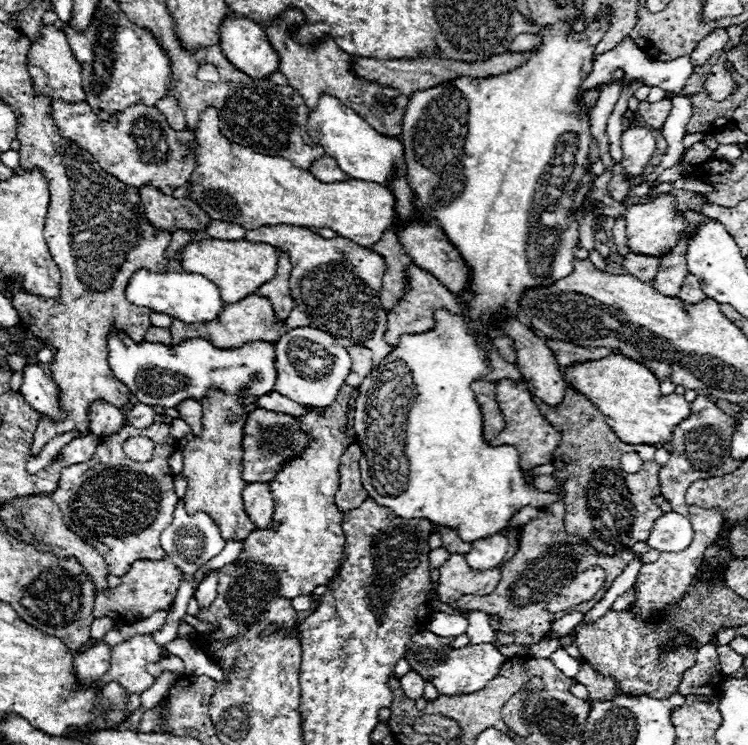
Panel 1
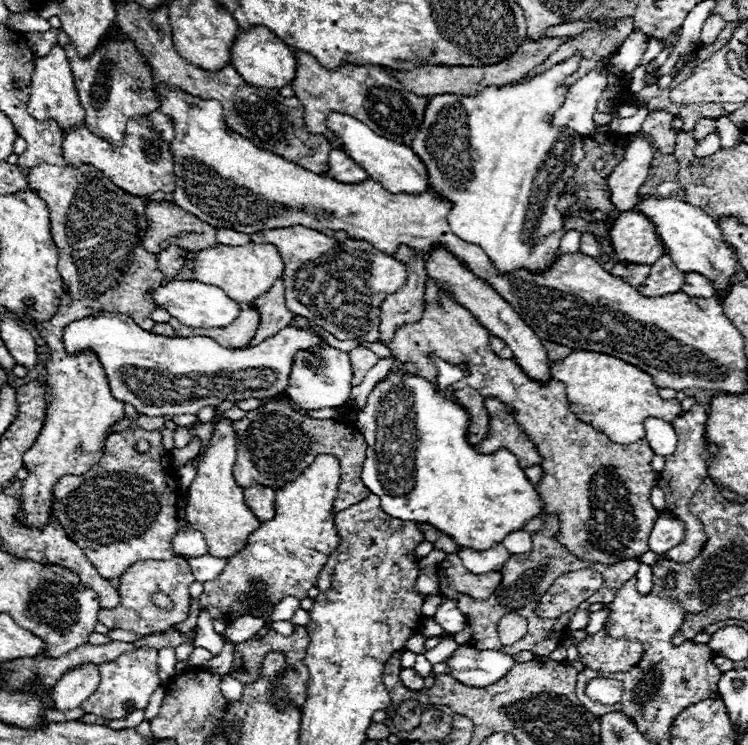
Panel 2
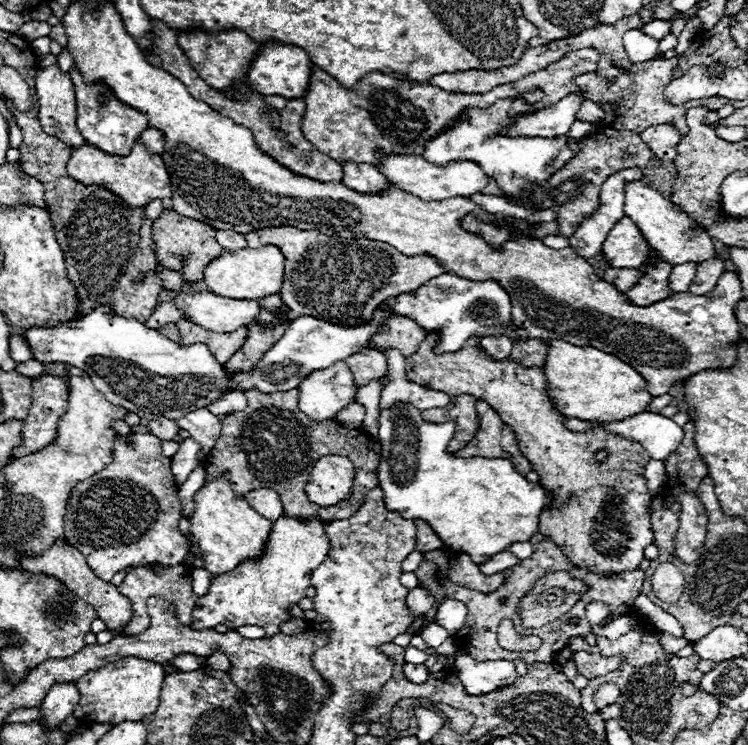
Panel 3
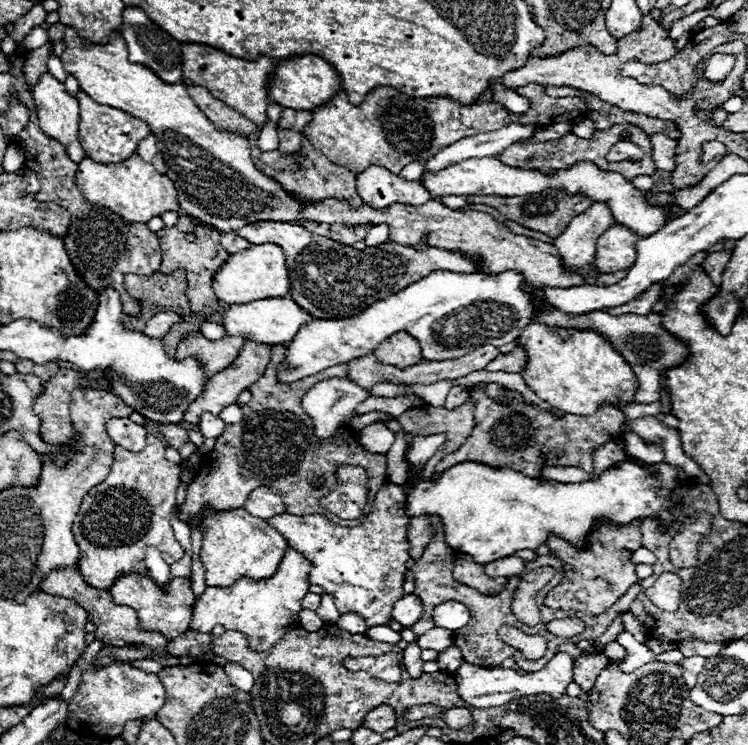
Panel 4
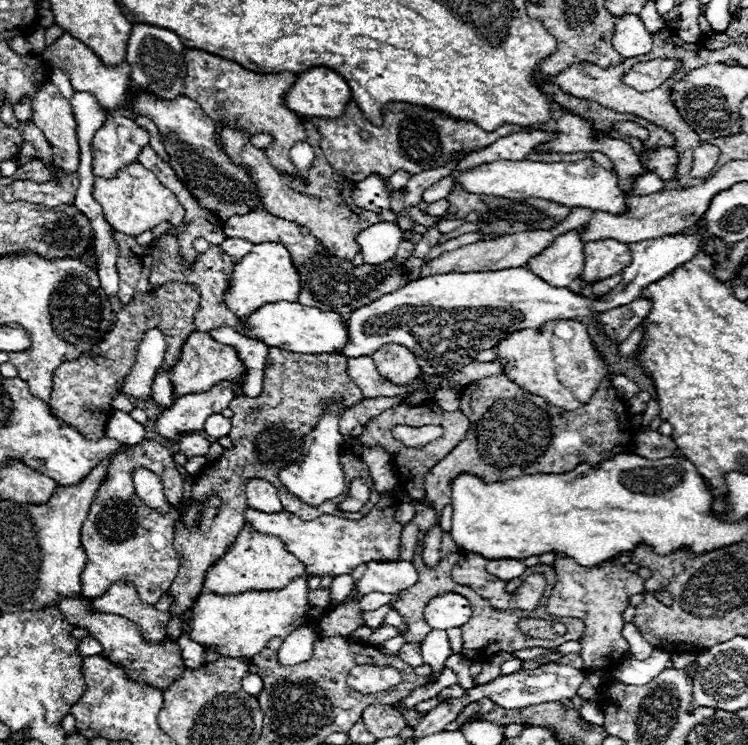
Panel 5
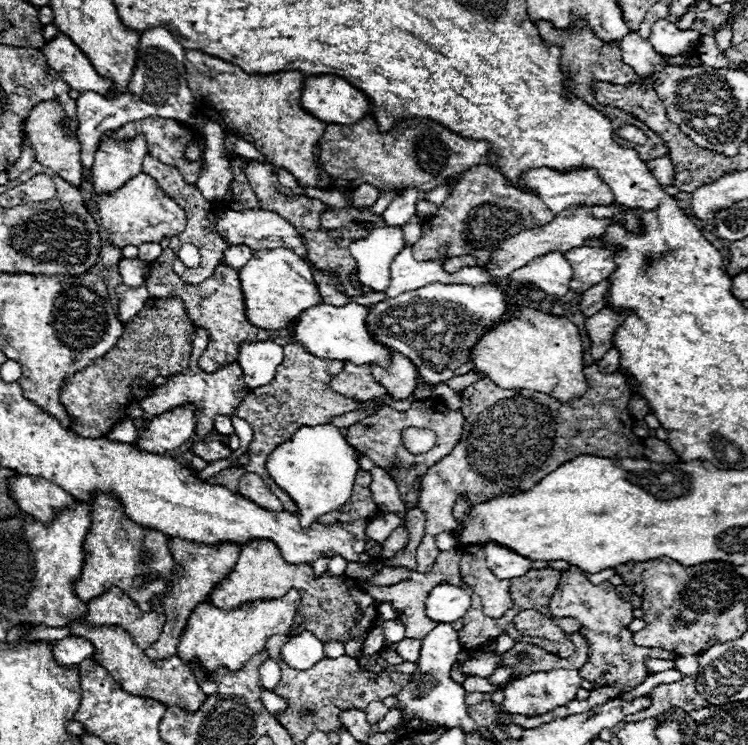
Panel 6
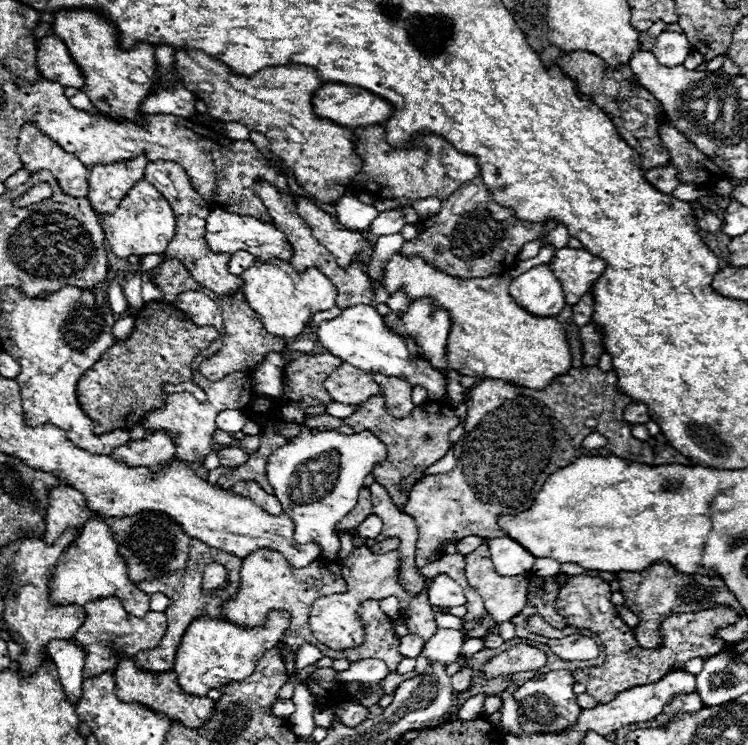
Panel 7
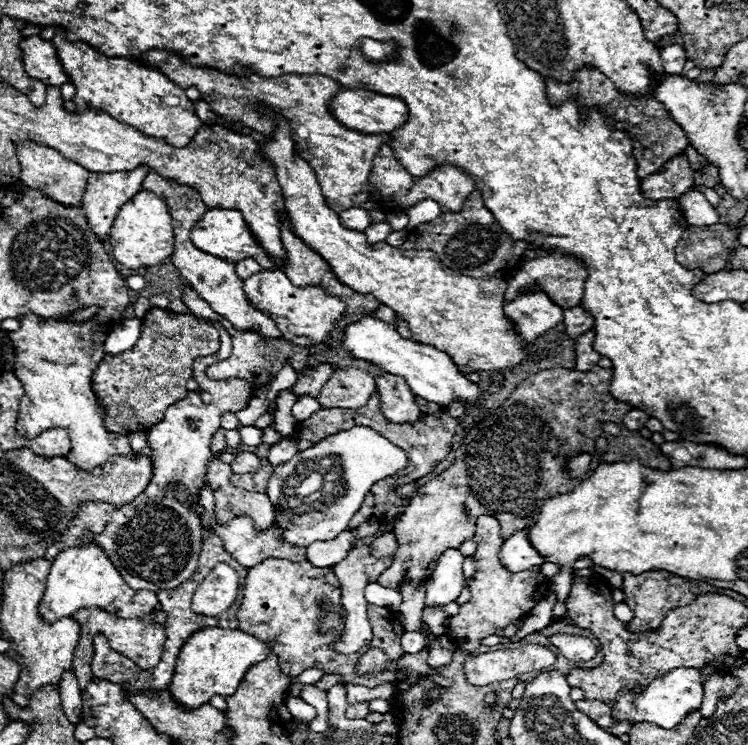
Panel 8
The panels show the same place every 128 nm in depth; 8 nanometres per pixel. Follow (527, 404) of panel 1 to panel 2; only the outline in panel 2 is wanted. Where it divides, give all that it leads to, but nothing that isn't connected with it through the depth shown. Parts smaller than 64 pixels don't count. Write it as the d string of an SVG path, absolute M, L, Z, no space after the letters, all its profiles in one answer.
M486 398L484 408L488 410L488 416L490 416L490 432L476 446L478 452L492 454L502 448L512 450L512 454L520 462L520 468L528 468L542 462L536 452L536 446L528 440L528 436L522 430L514 428L514 418L502 402L498 402L496 398Z

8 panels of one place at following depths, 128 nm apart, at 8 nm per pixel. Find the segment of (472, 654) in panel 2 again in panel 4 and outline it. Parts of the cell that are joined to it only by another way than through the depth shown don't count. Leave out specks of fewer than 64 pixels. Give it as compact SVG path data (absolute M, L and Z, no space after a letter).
M557 653L541 670L530 672L530 674L518 674L512 668L482 668L464 662L456 672L454 680L458 684L460 700L468 702L470 706L478 708L492 708L492 706L504 706L512 700L520 700L524 696L536 696L538 694L547 694L554 699L560 698L566 694L567 686L573 681L574 657L567 653Z

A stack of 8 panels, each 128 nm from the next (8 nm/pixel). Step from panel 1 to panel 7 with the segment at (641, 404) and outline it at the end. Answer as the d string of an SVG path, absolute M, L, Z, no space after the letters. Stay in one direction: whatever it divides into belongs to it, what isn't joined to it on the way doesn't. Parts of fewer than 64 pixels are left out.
M398 252L388 260L380 284L384 284L384 290L390 296L402 292L408 302L432 296L440 308L452 312L448 366L462 376L506 380L524 384L532 390L542 390L558 374L570 370L570 350L562 324L554 318L536 318L522 310L508 294L508 276L480 280L454 278L418 256L404 256Z

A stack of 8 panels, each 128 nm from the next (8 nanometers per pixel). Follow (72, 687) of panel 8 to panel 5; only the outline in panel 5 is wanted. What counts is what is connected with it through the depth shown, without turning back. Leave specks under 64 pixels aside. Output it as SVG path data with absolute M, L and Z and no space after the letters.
M86 636L84 640L80 640L78 652L80 652L80 656L103 655L102 646L94 638L90 638L90 636Z

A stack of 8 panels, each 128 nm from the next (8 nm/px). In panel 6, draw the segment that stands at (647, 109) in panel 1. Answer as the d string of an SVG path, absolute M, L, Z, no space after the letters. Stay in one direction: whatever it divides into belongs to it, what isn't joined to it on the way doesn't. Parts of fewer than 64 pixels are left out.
M662 156L660 160L648 160L646 166L662 186L672 186L672 182L674 182L674 164L668 156Z

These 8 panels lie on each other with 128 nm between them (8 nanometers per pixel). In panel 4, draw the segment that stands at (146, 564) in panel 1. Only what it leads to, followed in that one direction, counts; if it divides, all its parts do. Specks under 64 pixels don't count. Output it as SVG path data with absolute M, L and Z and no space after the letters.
M130 574L130 576L122 576L118 578L112 588L110 588L110 596L116 604L126 604L130 608L134 608L138 612L138 620L140 620L140 626L144 630L150 630L150 632L160 632L164 634L168 640L180 636L182 632L188 630L188 624L190 624L190 616L192 616L192 602L194 602L194 594L190 590L190 580L188 578L174 578L170 582L172 586L172 592L168 596L162 594L162 588L152 584L148 578L144 576L136 576L136 574Z

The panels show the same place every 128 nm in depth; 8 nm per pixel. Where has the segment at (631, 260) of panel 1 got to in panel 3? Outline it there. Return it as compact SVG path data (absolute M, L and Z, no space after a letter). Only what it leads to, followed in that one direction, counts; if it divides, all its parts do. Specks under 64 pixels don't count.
M608 268L602 274L602 280L616 284L616 290L620 290L620 292L628 292L632 286L638 284L640 276L642 276L640 270L634 270L634 268Z

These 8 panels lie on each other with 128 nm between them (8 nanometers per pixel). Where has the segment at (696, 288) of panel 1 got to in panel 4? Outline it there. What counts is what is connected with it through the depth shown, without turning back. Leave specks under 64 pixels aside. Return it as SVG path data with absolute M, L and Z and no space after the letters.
M714 252L714 254L708 254L706 260L702 262L706 274L710 276L710 280L716 286L720 286L720 282L722 282L722 274L724 274L724 268L726 268L730 256L732 256L732 252Z

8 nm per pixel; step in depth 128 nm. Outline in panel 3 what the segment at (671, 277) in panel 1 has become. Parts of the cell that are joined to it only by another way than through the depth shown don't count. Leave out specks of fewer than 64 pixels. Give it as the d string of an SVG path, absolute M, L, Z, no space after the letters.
M660 262L656 268L648 270L640 278L640 284L630 288L624 296L628 296L628 302L636 304L636 306L648 306L648 304L664 300L670 294L668 292L670 270L672 270L672 266L668 262Z

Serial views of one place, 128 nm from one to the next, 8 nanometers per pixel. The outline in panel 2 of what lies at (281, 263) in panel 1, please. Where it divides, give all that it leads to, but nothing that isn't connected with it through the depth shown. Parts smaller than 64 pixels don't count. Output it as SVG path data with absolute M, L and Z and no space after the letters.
M278 278L274 282L274 286L264 296L258 296L252 302L252 306L260 312L260 324L258 324L256 336L250 342L250 346L256 346L256 344L264 342L268 336L274 336L278 330L286 328L294 320L294 314L284 304L282 278Z

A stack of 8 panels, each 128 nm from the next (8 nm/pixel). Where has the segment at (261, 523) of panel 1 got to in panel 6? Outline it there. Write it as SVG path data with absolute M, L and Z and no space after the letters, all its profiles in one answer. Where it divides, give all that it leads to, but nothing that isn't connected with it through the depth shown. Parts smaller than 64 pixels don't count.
M244 474L244 476L240 478L238 492L240 492L244 498L260 504L260 506L266 508L266 510L272 510L272 512L280 512L280 510L282 510L282 502L268 490L266 482L264 482L258 474Z

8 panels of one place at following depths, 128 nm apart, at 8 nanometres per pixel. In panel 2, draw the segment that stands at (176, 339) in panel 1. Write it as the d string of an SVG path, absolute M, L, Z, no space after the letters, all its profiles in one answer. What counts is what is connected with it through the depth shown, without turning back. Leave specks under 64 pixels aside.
M254 308L240 310L240 316L228 328L190 328L176 318L170 318L170 326L176 330L176 336L190 338L190 336L208 336L216 340L224 348L246 348L256 334L258 328L258 312Z

